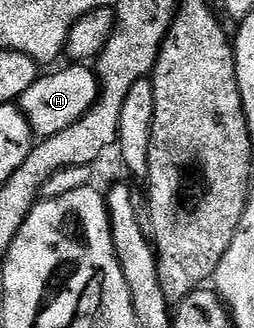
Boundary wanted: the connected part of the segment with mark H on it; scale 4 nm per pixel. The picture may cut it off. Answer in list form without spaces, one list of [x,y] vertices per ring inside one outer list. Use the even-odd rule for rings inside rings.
[[[67,65],[53,75],[41,74],[40,78],[22,93],[18,101],[20,112],[26,117],[33,136],[37,140],[54,137],[54,133],[62,133],[62,129],[70,129],[74,121],[82,118],[96,104],[100,96],[100,81],[96,72],[88,65]]]

